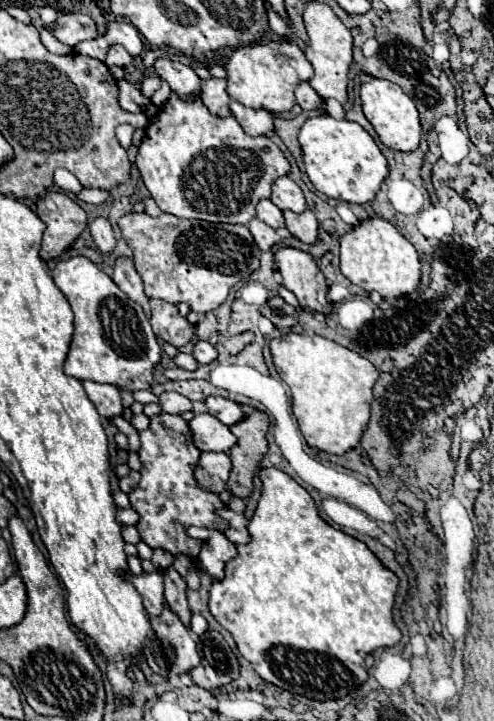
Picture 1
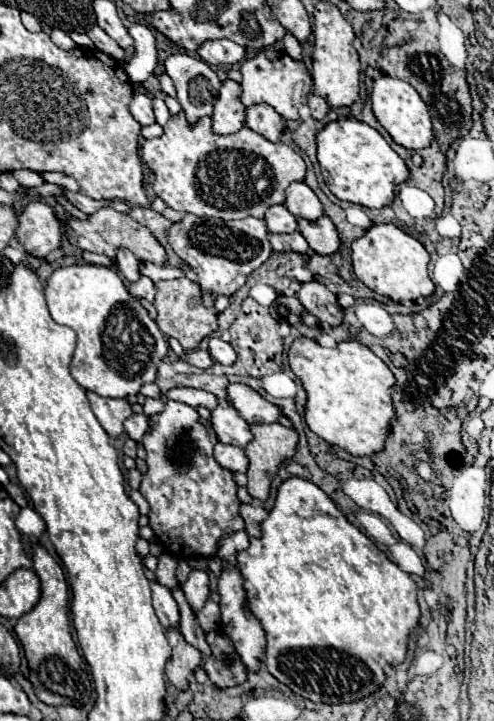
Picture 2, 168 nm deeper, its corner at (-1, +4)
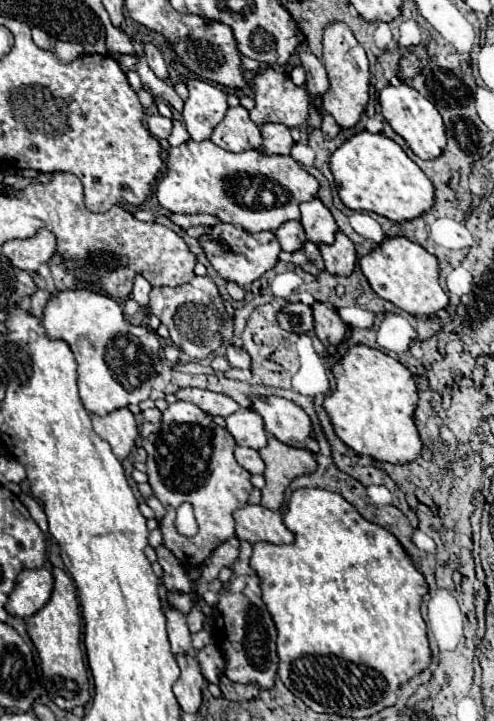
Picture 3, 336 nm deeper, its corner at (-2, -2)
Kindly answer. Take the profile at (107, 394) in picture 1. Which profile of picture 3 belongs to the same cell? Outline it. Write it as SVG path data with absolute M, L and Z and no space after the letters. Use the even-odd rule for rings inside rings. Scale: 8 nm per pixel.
M127 407L115 409L105 417L91 415L91 421L93 421L93 427L99 433L99 437L111 445L113 453L119 459L125 459L131 453L131 447L135 445L139 431L137 431L133 413Z

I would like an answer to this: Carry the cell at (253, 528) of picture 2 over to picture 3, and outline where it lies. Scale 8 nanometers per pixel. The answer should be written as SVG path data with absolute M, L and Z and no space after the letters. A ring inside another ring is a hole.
M245 505L239 511L235 511L233 519L237 523L237 537L249 541L251 545L293 543L293 533L287 531L287 527L283 527L281 513L269 511L263 505Z

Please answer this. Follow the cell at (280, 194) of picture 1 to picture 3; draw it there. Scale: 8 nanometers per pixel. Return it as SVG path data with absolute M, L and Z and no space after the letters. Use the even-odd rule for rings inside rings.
M315 197L307 203L299 205L301 209L301 225L305 235L313 243L333 243L337 233L337 223L329 209Z

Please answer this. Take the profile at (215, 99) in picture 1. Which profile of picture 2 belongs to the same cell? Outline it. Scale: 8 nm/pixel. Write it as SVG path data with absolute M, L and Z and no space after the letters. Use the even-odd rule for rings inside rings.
M224 81L212 113L212 131L216 135L236 133L246 123L246 107L240 101L240 91L238 83Z

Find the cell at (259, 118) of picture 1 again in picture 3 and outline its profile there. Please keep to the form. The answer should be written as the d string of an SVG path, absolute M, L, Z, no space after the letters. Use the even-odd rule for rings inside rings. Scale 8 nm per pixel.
M263 123L259 125L261 135L263 135L263 149L271 155L271 153L279 153L279 155L289 155L291 145L295 143L289 127L281 125L281 123Z

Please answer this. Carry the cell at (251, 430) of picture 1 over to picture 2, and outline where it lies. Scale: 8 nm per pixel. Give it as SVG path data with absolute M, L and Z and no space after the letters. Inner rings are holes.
M270 423L270 425L252 425L252 435L254 439L244 447L248 459L250 459L250 467L248 467L248 493L258 499L258 501L266 501L270 495L270 485L272 479L276 477L278 469L282 467L284 461L290 461L290 457L294 457L294 449L298 445L298 433L294 429L284 427L282 423Z

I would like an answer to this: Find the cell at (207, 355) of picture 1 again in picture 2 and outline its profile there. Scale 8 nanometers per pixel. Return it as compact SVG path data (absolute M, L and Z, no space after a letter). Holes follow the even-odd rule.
M212 337L210 343L208 343L208 347L210 347L208 351L214 357L214 361L218 361L222 365L234 365L236 351L234 351L234 347L230 343L226 343L226 341L218 339L218 337Z

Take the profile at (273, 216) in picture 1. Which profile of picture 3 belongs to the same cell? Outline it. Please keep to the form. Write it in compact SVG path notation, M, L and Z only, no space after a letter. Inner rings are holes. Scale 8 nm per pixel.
M285 221L285 223L279 225L279 229L275 231L275 237L277 237L281 249L287 251L287 253L297 251L297 249L305 243L303 227L301 227L299 221Z

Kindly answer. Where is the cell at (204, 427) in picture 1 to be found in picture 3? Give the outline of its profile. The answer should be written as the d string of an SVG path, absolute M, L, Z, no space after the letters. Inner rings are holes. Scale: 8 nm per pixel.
M239 409L233 415L225 419L225 429L229 435L235 439L237 445L241 447L251 447L251 449L261 449L267 445L267 435L263 429L263 421L255 411L251 409Z

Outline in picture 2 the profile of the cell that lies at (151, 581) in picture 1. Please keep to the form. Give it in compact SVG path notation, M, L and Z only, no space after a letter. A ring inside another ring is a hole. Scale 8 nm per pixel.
M152 581L152 605L154 605L154 611L160 619L160 623L166 629L178 629L178 621L180 621L178 603L170 595L170 591L156 581Z

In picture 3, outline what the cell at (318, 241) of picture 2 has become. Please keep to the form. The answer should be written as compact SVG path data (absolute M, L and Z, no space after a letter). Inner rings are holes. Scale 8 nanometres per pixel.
M341 231L335 235L335 243L331 243L331 245L319 243L317 249L319 249L319 253L321 253L323 261L325 261L325 269L329 273L333 273L333 275L349 275L353 271L355 261L357 261L355 245Z

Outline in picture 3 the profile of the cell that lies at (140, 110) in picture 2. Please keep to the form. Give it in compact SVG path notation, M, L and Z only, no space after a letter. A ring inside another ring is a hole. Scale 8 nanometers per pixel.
M149 115L147 117L147 127L155 137L165 139L171 133L171 119L165 119L161 115Z

